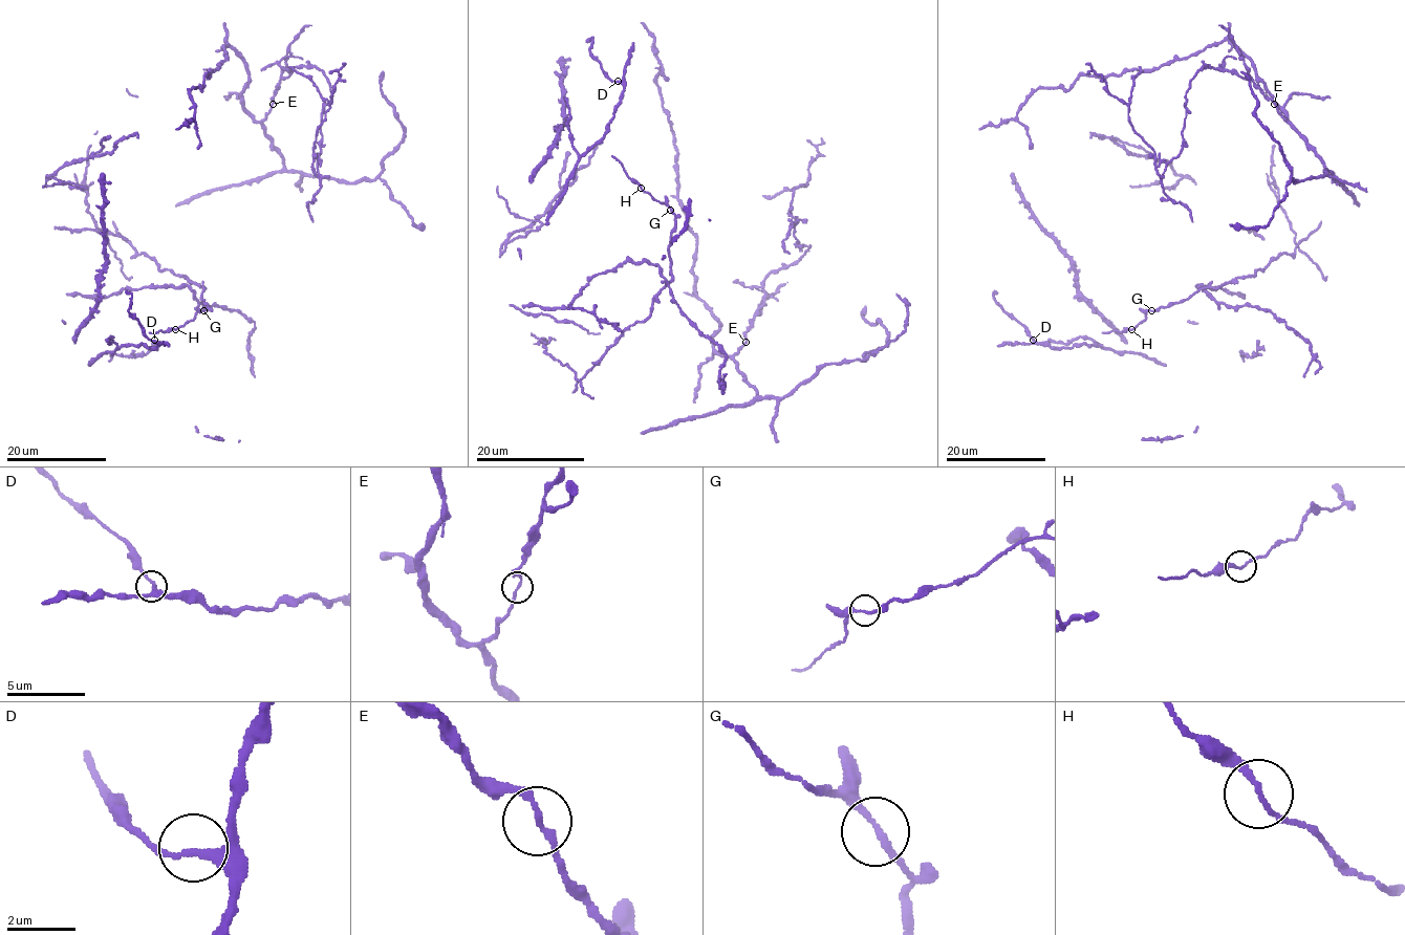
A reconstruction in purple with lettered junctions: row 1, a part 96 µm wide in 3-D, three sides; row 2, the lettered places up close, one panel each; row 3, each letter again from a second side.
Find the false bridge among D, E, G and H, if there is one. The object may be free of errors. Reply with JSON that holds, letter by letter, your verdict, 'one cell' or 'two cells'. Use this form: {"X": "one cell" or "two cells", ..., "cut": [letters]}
{"D": "one cell", "E": "one cell", "G": "one cell", "H": "one cell", "cut": []}

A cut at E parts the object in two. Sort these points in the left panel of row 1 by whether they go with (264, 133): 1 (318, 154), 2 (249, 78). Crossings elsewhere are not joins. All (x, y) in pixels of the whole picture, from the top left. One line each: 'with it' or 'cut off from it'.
1: cut off from it
2: with it

